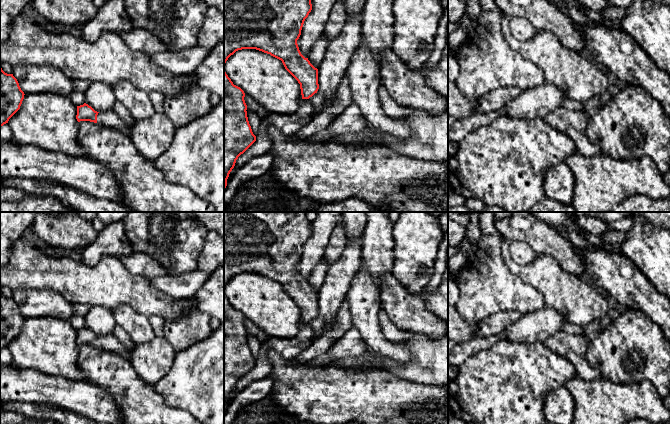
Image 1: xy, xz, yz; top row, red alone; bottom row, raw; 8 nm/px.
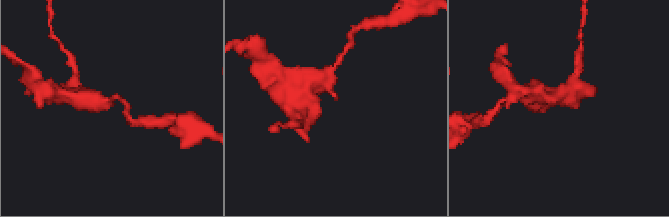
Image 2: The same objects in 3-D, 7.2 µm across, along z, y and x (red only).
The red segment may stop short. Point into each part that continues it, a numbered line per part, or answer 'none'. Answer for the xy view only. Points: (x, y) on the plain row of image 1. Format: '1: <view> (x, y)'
1: xy (109, 342)

